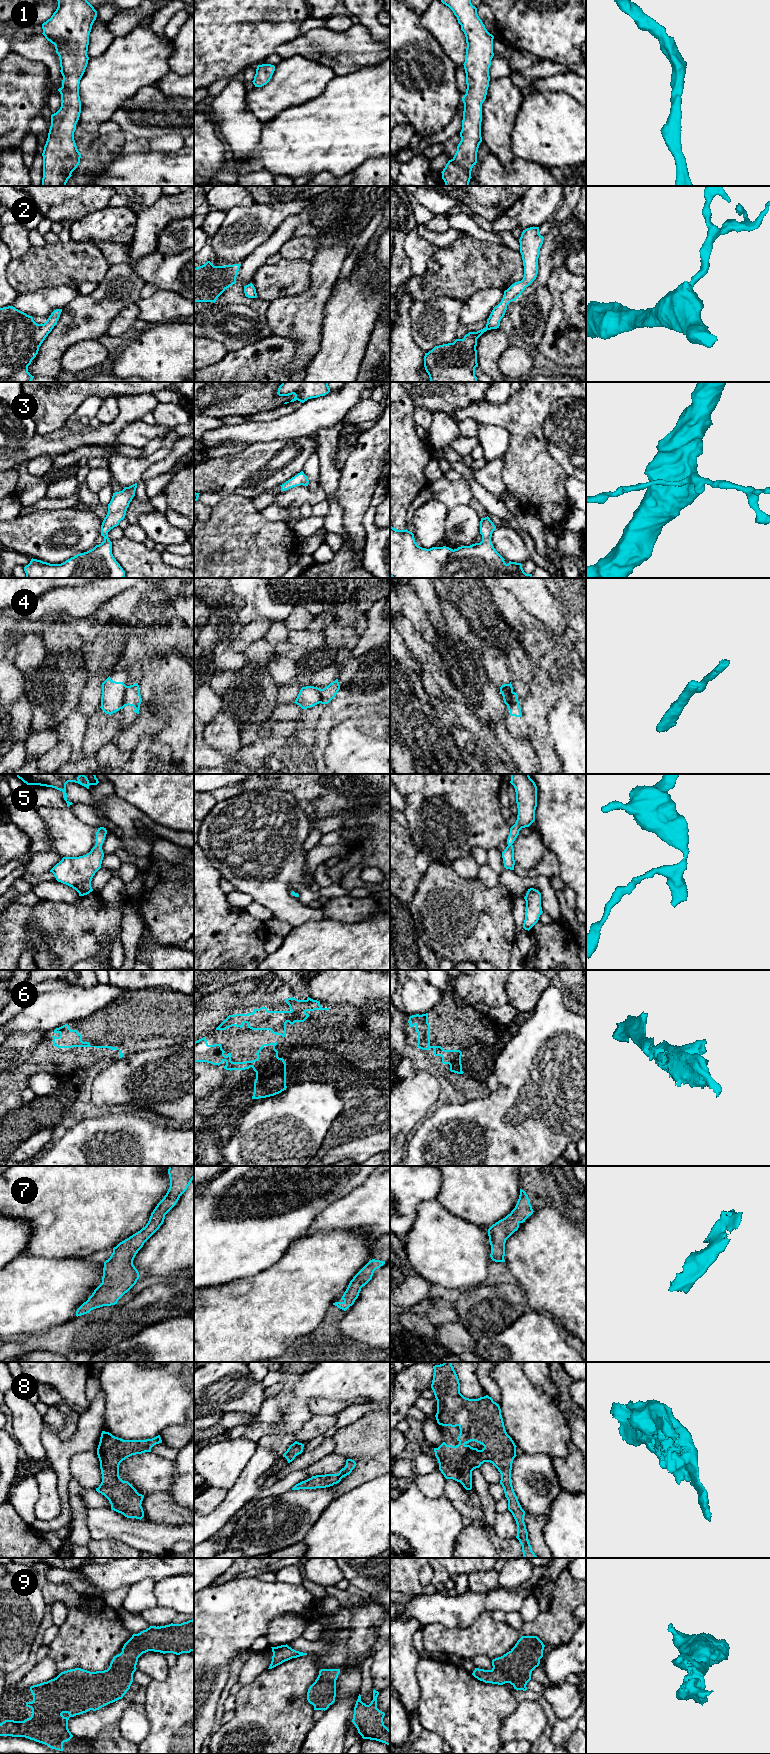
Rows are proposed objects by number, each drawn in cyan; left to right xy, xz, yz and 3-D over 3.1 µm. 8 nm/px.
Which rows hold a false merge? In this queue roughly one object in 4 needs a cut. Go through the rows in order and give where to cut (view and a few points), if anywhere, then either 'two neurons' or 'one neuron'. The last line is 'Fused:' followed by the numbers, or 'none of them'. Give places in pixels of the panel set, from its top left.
1: cut none; one neuron
2: cut none; one neuron
3: cut none; one neuron
4: cut xy (126, 686), (123, 706), (121, 708); two neurons
5: cut none; one neuron
6: cut none; one neuron
7: cut none; one neuron
8: cut none; one neuron
9: cut none; one neuron
Fused: 4

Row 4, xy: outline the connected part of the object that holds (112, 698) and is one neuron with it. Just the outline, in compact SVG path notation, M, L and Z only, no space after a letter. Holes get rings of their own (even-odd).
M110 676L102 683L101 709L106 714L113 714L123 707L126 685L113 681Z

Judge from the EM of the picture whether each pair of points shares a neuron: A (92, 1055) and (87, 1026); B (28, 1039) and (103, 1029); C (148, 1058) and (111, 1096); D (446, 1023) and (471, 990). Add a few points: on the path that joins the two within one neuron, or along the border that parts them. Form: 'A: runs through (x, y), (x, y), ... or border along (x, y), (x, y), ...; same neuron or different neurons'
A: runs through (93, 1048), (93, 1033); same neuron
B: border along (45, 1032), (44, 1038), (30, 1057); different neurons
C: runs through (138, 1066), (118, 1086); same neuron
D: border along (451, 992), (459, 1006), (471, 1006), (473, 1008); different neurons

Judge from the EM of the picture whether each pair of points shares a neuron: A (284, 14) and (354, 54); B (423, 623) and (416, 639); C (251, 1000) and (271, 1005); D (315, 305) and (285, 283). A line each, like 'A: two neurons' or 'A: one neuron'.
A: two neurons
B: two neurons
C: one neuron
D: two neurons

